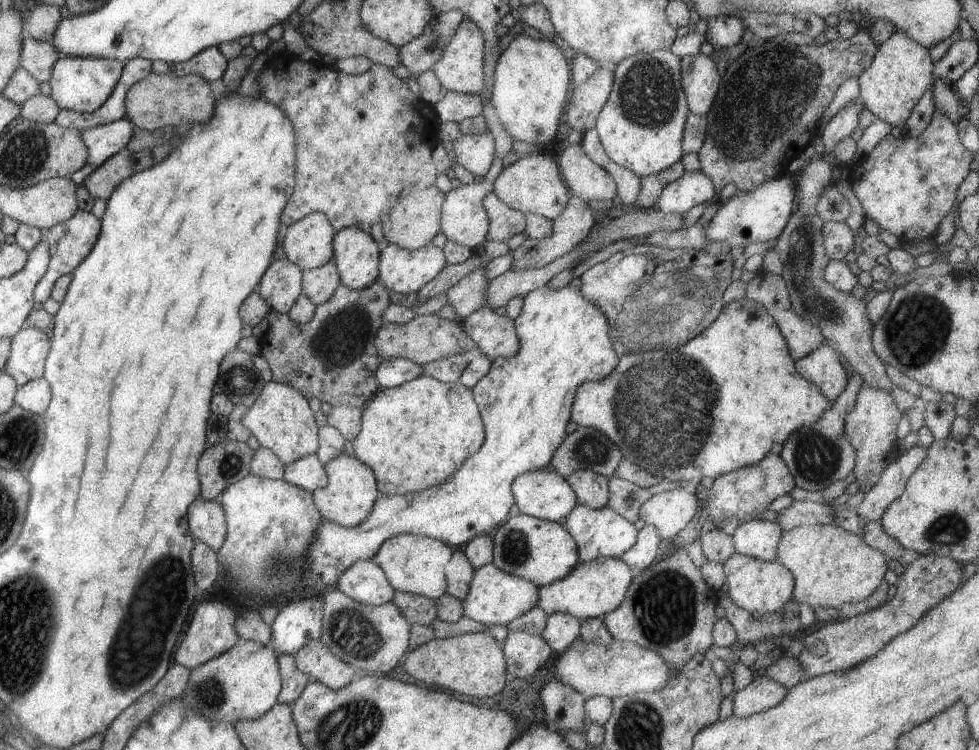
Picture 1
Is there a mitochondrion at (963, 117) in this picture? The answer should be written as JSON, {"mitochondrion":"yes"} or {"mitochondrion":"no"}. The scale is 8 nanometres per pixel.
{"mitochondrion":"no"}

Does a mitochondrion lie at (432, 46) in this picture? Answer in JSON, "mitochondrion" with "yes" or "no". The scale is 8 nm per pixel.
{"mitochondrion":"yes"}

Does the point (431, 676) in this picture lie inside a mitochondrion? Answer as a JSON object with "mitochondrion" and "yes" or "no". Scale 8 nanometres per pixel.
{"mitochondrion":"no"}

